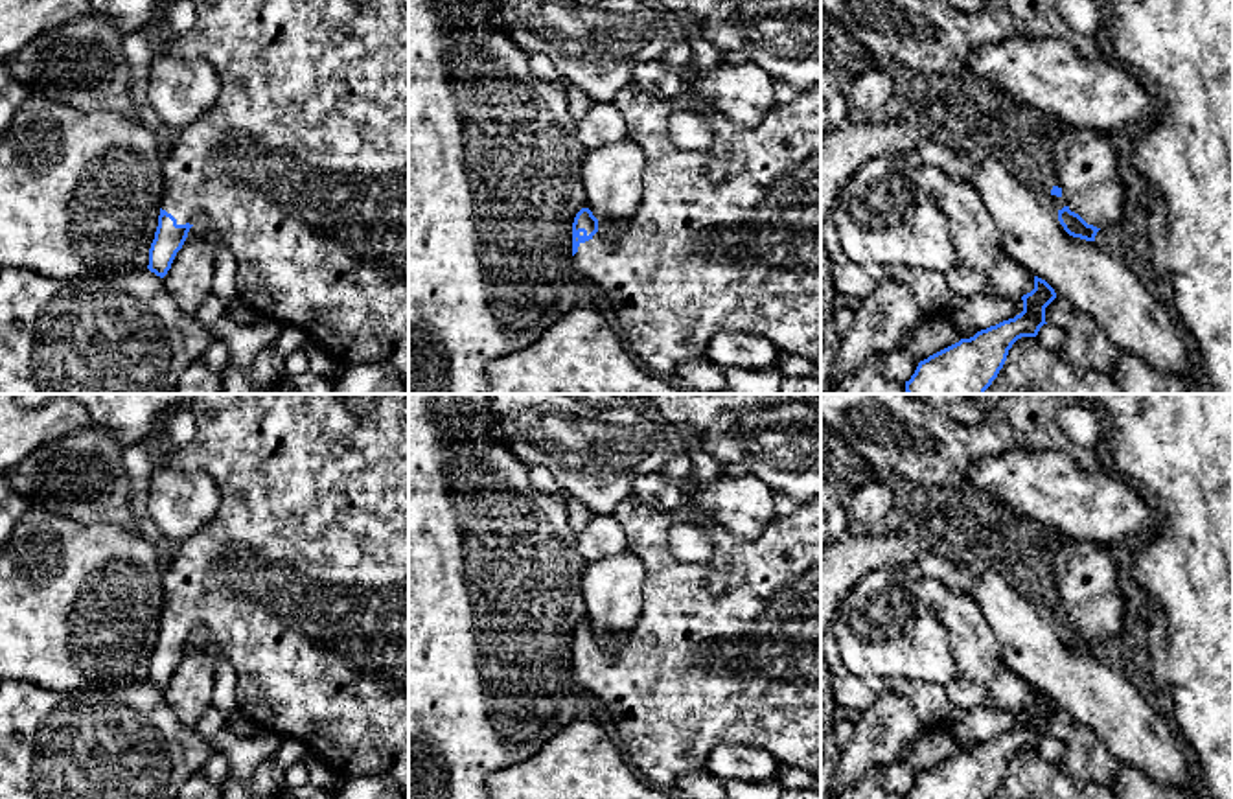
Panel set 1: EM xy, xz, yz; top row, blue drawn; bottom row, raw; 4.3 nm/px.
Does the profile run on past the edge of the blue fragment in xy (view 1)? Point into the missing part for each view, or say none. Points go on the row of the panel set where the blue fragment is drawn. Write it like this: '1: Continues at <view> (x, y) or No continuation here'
1: Continues at xy (300, 170)

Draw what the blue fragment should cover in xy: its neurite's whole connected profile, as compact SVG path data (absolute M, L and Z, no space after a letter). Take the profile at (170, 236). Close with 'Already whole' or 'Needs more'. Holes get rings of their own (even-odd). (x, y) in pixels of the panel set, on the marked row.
M191 0L197 7L195 26L188 33L164 33L158 37L158 52L182 59L204 59L221 77L217 103L186 129L179 131L173 147L164 155L164 195L160 201L158 226L149 249L147 269L164 278L177 252L182 249L193 225L204 225L237 261L237 300L256 313L283 326L298 326L311 342L324 348L340 366L388 361L396 366L409 388L409 0Z. Needs more

